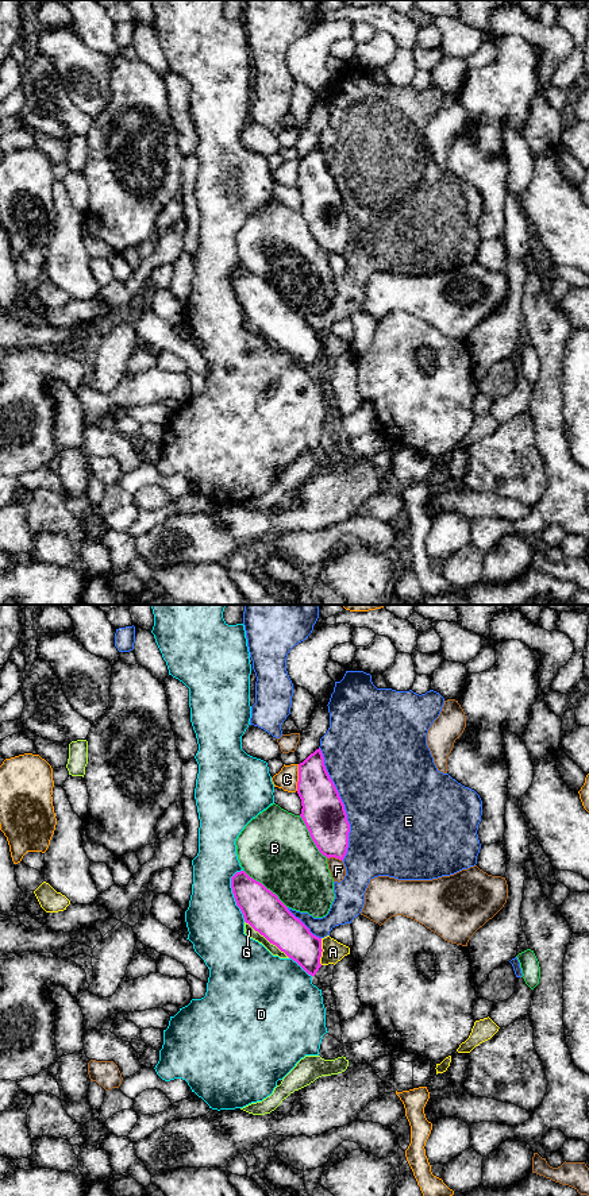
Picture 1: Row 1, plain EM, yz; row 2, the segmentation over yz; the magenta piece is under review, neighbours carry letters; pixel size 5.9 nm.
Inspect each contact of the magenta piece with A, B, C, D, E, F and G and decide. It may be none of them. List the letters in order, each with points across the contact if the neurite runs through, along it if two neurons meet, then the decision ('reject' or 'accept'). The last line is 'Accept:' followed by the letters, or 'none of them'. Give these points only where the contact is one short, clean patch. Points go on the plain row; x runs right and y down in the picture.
A: reject
B: reject
C: reject
D: reject
E: reject
F: reject
G: reject
Accept: none of them

